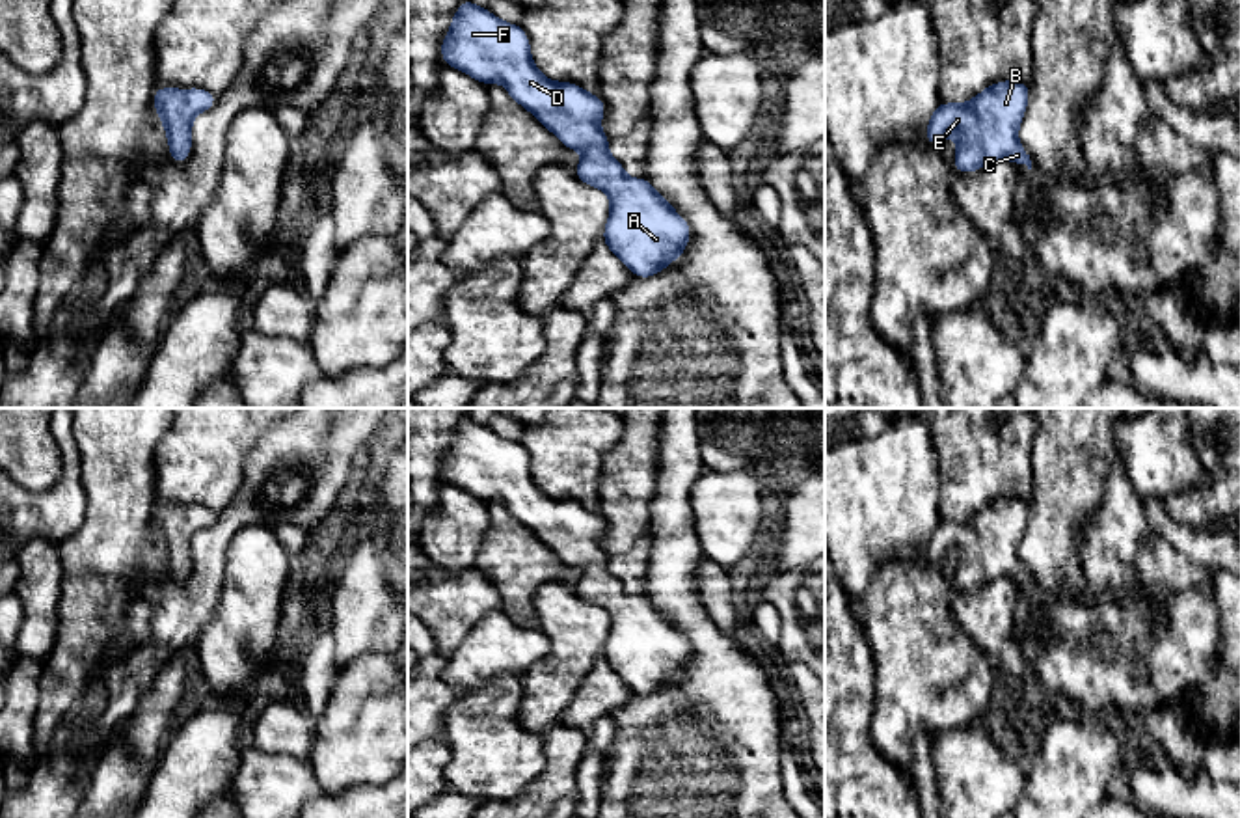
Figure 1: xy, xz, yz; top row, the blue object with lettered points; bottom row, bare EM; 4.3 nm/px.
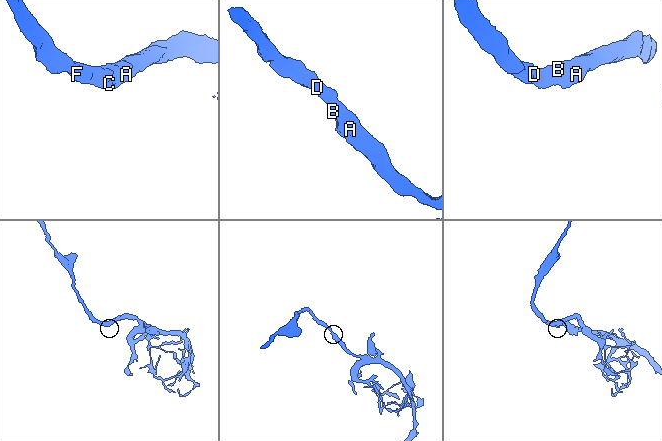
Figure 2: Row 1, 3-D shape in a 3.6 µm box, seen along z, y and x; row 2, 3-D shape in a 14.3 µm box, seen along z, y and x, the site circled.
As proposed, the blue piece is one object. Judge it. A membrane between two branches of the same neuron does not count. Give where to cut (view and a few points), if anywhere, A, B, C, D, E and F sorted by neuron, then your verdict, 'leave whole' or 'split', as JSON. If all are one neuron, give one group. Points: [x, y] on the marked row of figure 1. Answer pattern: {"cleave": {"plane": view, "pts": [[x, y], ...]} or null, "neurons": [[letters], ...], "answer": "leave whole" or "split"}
{"cleave": null, "neurons": [["A", "B", "C", "D", "E", "F"]], "answer": "leave whole"}

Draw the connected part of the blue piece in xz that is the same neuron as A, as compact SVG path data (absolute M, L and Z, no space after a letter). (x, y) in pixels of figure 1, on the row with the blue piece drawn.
M462 0L441 41L441 60L486 86L501 82L564 147L585 155L573 173L609 196L603 242L635 278L659 274L685 252L691 237L687 220L646 177L629 179L622 162L609 155L609 136L600 129L605 114L601 97L579 84L546 78L519 24Z

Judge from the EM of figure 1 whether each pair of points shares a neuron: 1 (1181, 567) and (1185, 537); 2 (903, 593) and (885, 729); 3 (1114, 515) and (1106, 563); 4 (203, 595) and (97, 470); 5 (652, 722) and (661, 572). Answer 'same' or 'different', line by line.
1: different
2: same
3: same
4: different
5: same

